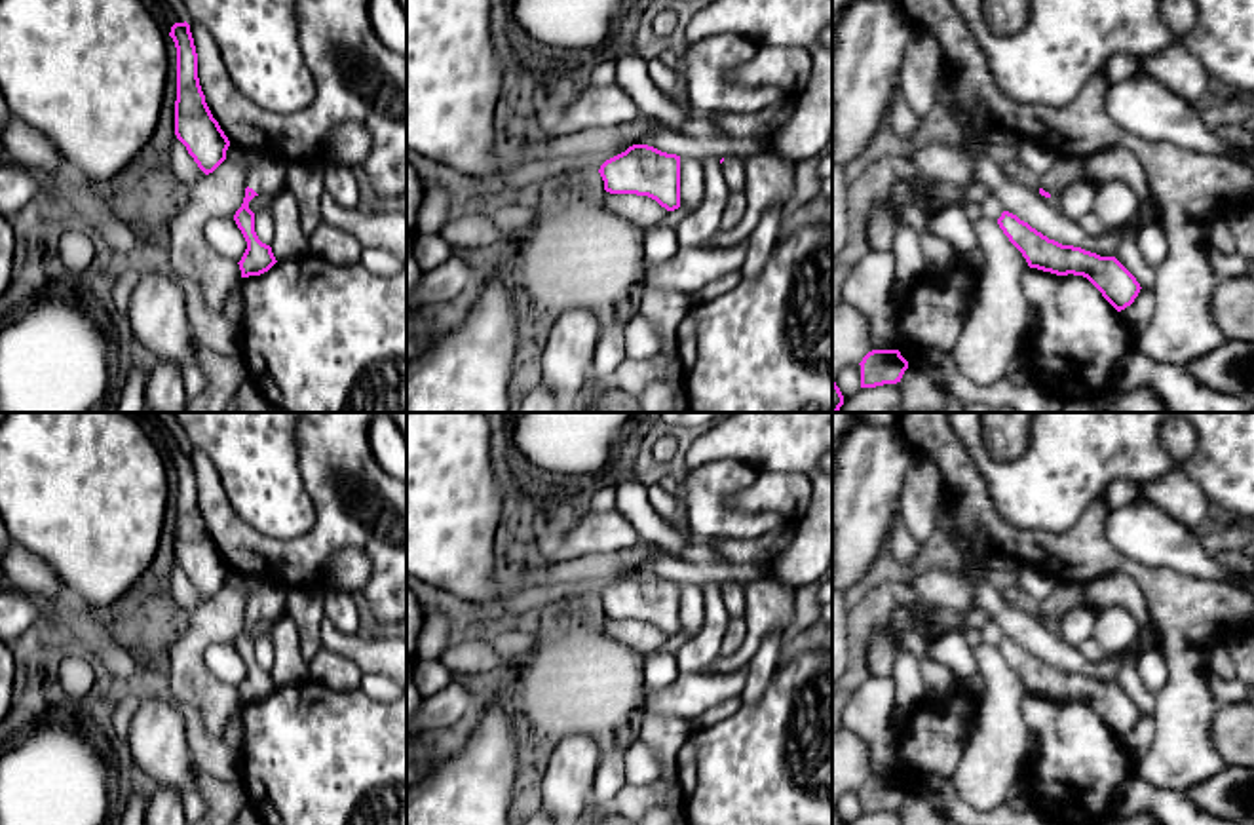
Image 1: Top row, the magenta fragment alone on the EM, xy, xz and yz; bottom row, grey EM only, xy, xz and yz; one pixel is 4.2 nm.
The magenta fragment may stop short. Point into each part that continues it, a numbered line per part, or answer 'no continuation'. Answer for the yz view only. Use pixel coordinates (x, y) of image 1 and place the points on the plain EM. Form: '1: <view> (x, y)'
1: yz (1108, 590)

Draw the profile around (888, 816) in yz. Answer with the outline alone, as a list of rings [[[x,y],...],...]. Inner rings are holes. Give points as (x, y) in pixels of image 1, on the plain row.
[[[884,810],[876,814],[861,814],[849,825],[901,825],[901,812],[897,810]]]

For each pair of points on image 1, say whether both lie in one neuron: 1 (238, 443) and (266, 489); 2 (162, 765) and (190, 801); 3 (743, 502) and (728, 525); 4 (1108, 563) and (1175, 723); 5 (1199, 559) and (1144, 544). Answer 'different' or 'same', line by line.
1: same
2: different
3: different
4: same
5: same

